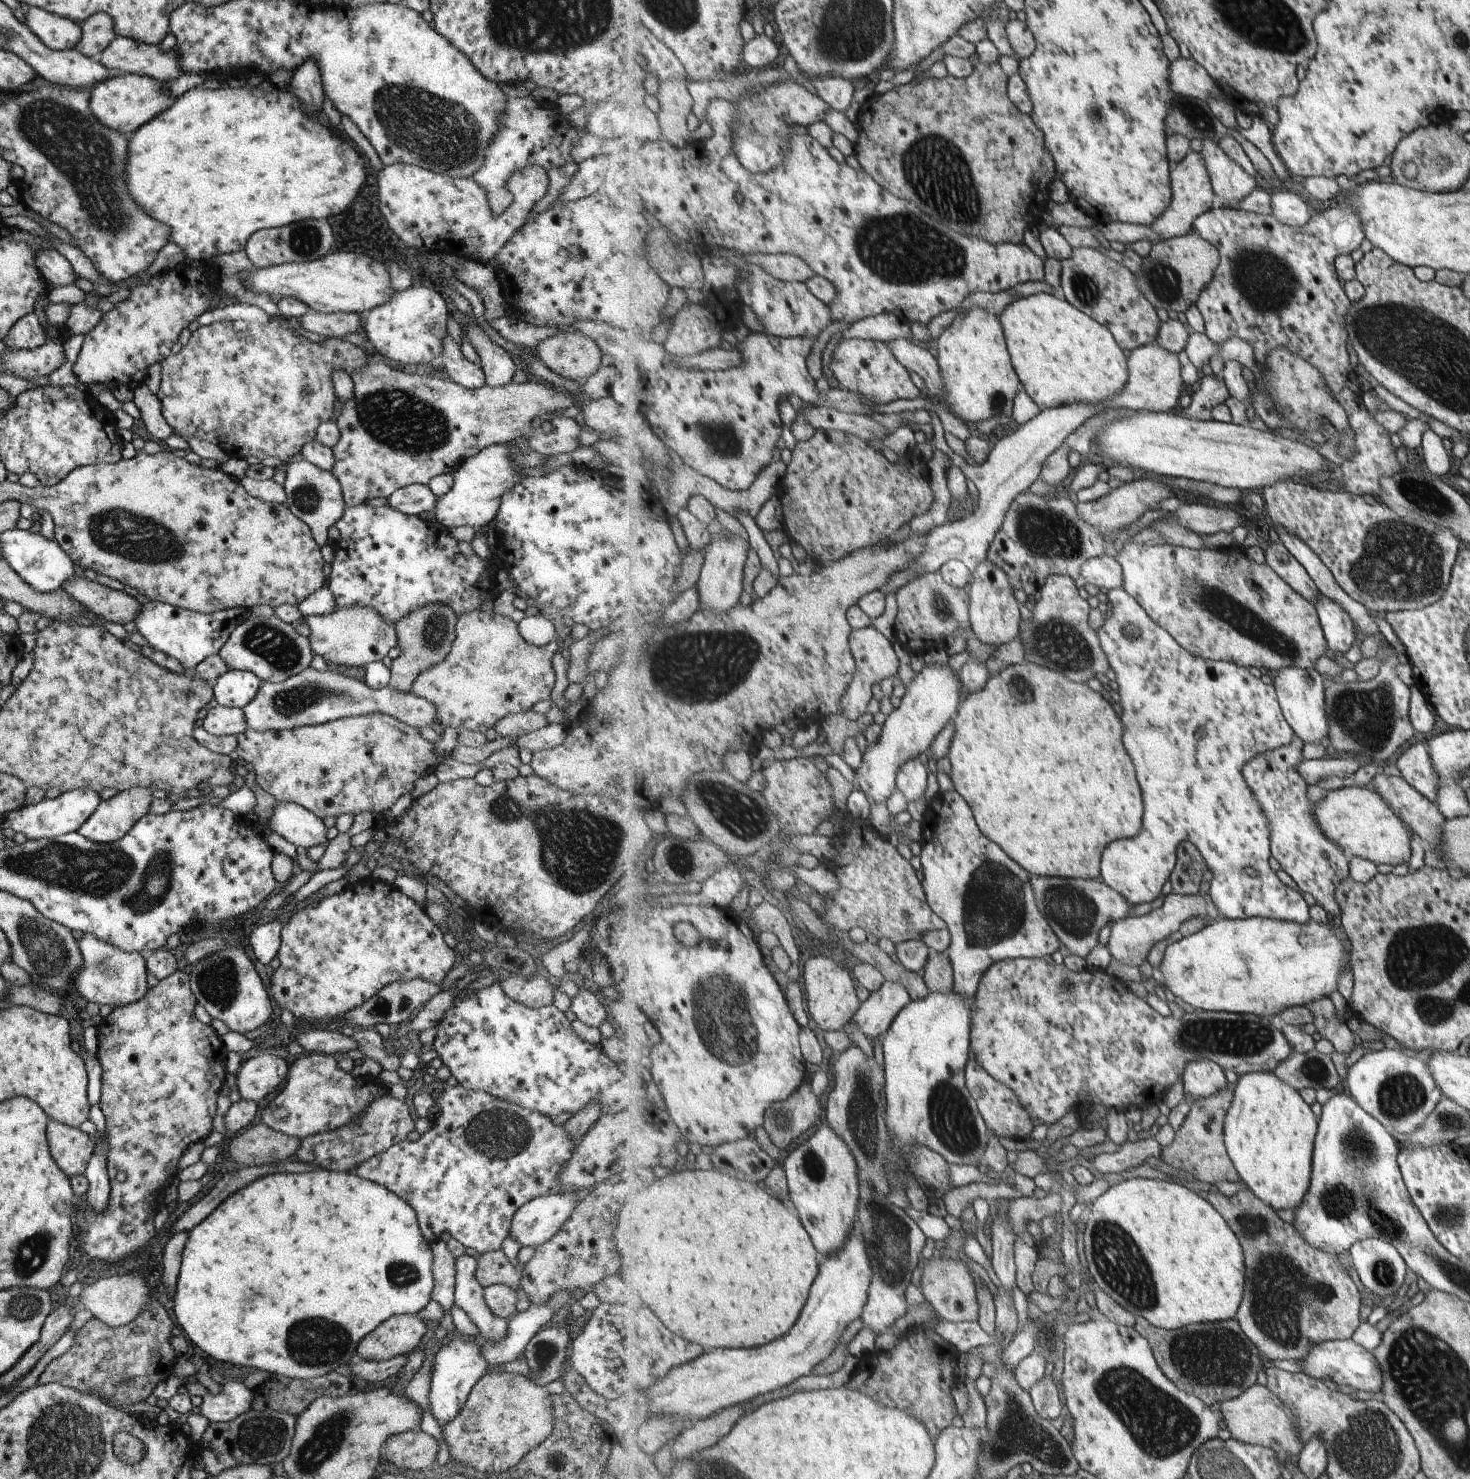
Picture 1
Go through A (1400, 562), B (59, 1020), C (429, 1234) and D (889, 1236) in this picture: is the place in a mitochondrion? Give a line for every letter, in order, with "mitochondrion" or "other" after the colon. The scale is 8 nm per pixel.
A: mitochondrion
B: other
C: other
D: mitochondrion

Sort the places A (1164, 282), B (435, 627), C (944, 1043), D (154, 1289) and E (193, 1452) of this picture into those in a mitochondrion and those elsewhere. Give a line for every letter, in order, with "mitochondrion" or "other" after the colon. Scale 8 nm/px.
A: mitochondrion
B: mitochondrion
C: other
D: other
E: other

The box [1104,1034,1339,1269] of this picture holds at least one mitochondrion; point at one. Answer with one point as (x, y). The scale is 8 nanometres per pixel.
(1316, 1069)

